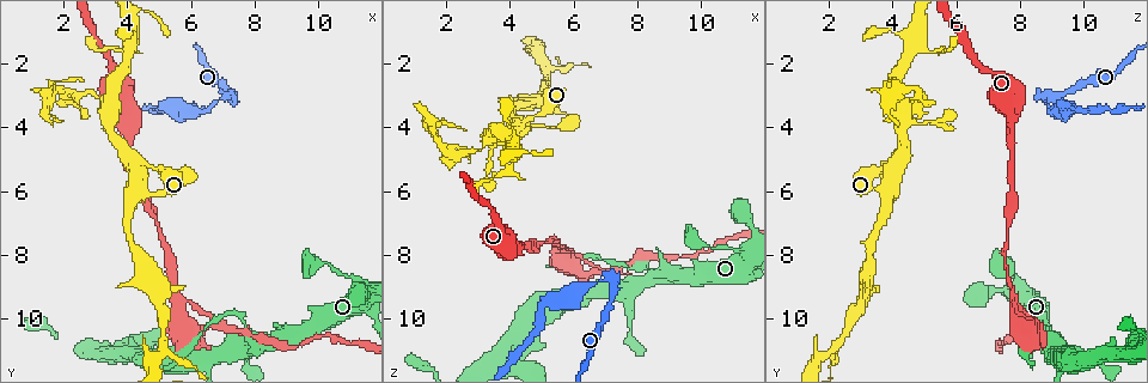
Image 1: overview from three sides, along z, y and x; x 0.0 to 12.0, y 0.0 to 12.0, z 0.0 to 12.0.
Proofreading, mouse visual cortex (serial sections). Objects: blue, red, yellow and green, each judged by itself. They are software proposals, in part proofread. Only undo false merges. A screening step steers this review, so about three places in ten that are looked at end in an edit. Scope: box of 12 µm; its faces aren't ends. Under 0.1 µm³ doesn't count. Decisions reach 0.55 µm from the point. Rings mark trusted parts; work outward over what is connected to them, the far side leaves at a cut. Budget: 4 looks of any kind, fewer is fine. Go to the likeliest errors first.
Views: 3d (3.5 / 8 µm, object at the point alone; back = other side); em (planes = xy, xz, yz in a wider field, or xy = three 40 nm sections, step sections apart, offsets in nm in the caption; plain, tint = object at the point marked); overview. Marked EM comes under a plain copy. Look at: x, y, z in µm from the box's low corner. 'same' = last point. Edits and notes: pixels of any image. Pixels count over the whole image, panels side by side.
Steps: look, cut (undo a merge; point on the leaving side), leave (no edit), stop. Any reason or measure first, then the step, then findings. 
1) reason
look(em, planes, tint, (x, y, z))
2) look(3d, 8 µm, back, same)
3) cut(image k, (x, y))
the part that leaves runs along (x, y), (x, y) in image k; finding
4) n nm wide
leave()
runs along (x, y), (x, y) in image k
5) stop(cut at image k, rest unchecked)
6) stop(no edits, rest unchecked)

sharp bend
look(3d, 3.5 µm, back, (6.9, 3.2, 8.8))

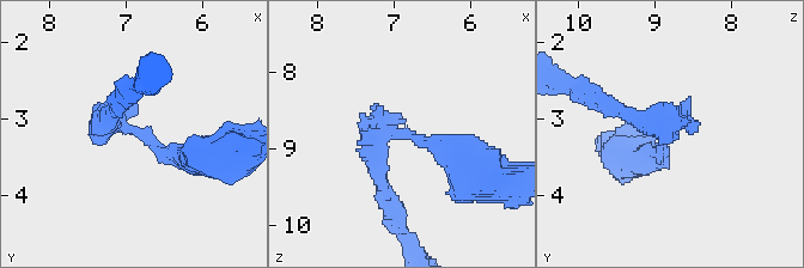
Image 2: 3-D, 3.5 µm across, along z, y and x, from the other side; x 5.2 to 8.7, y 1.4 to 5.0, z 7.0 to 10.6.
arms of 250, 300 nm
look(em, xy, step 1, tint, (6.80, 3.20, 8.80))

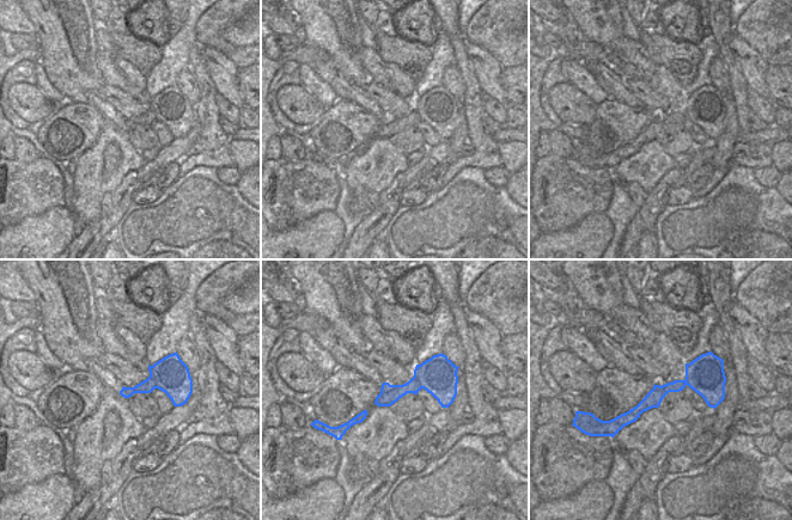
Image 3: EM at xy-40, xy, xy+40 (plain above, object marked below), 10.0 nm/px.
190 nm wide
cut(image 2, (156, 148))
the part that leaves runs along (123, 126), (175, 158), (219, 154) in image 2; two cells meet here

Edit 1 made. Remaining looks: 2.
a narrow waist
look(3d, 3.5 µm, back, (3.0, 3.0, 4.7))

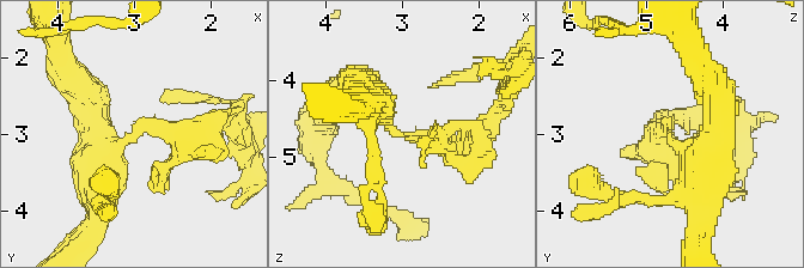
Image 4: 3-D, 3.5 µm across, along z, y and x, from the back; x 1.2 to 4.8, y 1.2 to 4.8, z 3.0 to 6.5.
need the tissue
look(em, xy, step 5, tint, (2.90, 2.95, 4.75))

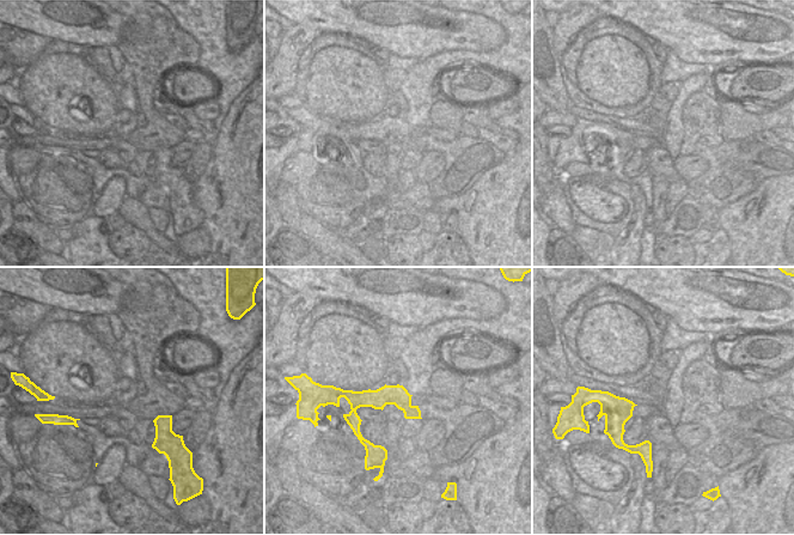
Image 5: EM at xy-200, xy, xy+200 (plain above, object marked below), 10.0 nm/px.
200 nm wide
cut(image 4, (452, 148))
the part that leaves runs along (420, 140), (482, 140), (497, 105) in image 4; a second cell is stuck on

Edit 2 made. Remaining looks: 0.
stop(cut at image 2, cut at image 4, rest unchecked)

